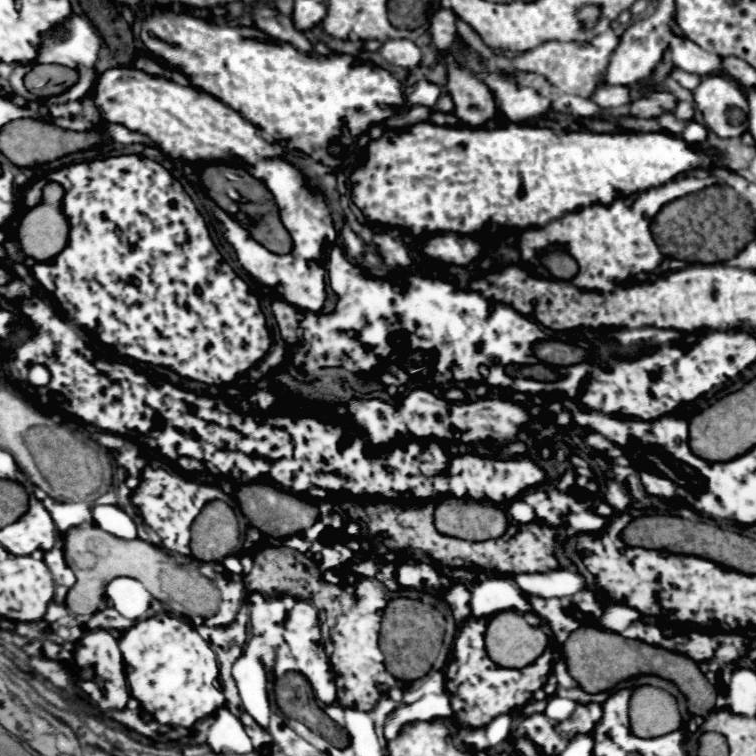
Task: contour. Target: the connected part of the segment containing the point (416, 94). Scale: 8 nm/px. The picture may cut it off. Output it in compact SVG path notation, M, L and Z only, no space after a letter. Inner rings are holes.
M419 81L419 83L415 85L415 91L413 91L411 95L407 95L407 99L409 99L409 105L413 105L413 107L415 107L415 105L423 105L423 107L433 109L435 103L437 103L437 99L441 97L441 93L443 93L443 89L437 87L435 83Z

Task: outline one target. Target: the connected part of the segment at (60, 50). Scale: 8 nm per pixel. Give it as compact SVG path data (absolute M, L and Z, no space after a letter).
M71 17L67 23L63 23L55 35L45 35L37 61L39 63L61 63L61 65L69 65L73 69L77 69L81 73L81 79L77 85L73 85L69 91L65 91L65 95L57 97L57 103L69 103L69 101L79 101L83 97L87 97L95 85L97 73L95 73L95 63L97 63L97 55L99 55L99 47L101 47L101 39L95 33L95 29L91 27L91 23L87 21L87 17Z

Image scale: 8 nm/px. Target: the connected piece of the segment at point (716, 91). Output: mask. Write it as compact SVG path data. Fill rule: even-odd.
M705 77L693 91L705 125L721 139L739 137L749 129L749 105L741 89L725 77Z

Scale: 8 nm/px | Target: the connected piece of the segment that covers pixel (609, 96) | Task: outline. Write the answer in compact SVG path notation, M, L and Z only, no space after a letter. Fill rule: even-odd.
M599 85L599 87L595 89L595 93L591 95L591 99L593 99L601 109L609 111L609 109L627 105L629 95L627 95L627 87L605 87L605 85Z

